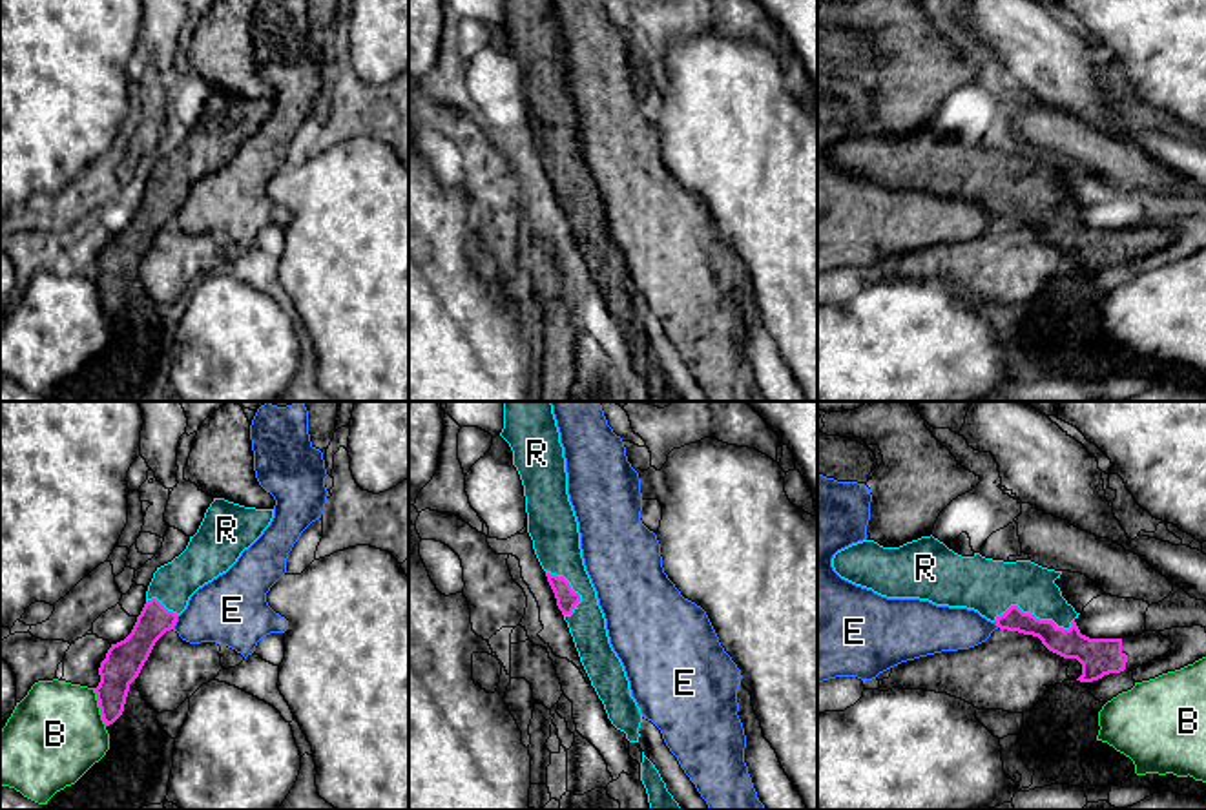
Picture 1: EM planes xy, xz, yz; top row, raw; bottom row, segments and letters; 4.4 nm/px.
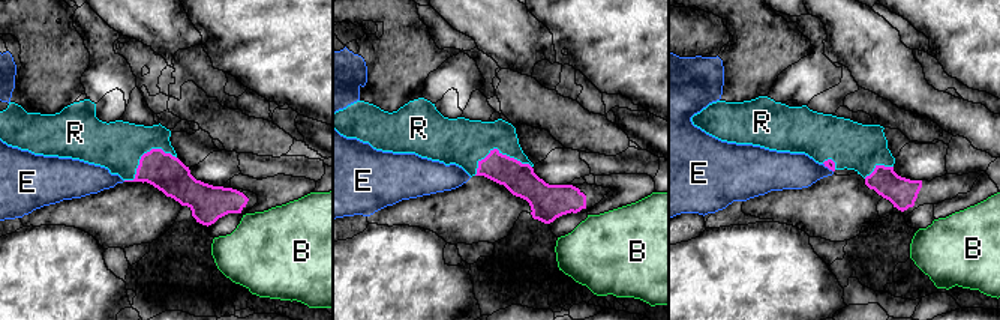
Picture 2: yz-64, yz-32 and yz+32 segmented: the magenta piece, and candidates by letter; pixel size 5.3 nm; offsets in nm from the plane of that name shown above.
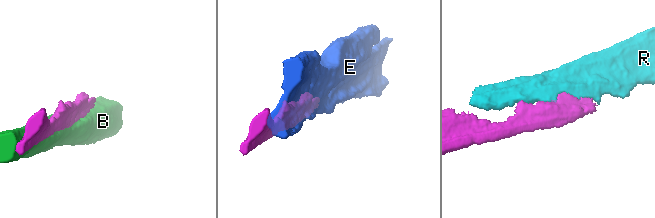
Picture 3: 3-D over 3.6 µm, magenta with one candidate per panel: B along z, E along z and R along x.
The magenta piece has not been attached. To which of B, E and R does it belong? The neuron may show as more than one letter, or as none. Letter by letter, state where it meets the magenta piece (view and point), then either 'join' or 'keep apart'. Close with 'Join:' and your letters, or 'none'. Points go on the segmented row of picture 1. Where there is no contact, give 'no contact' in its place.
B: xy (99, 706) | keep apart
E: xy (176, 621) | keep apart
R: yz (1035, 617) | join
Join: R

